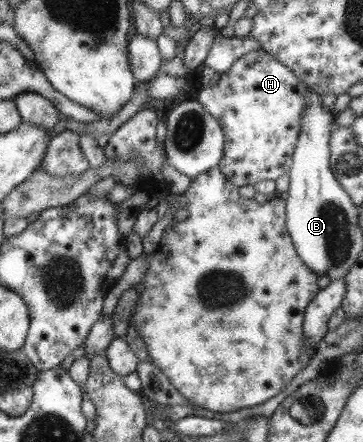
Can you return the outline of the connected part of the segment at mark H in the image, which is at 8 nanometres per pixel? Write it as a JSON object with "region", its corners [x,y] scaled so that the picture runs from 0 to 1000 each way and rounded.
{"region":[[[711,109],[669,120],[653,138],[642,138],[620,165],[603,167],[598,192],[545,206],[540,229],[614,294],[603,387],[650,425],[694,421],[719,407],[758,410],[774,396],[796,396],[829,262],[846,240],[837,197],[796,154]]]}

